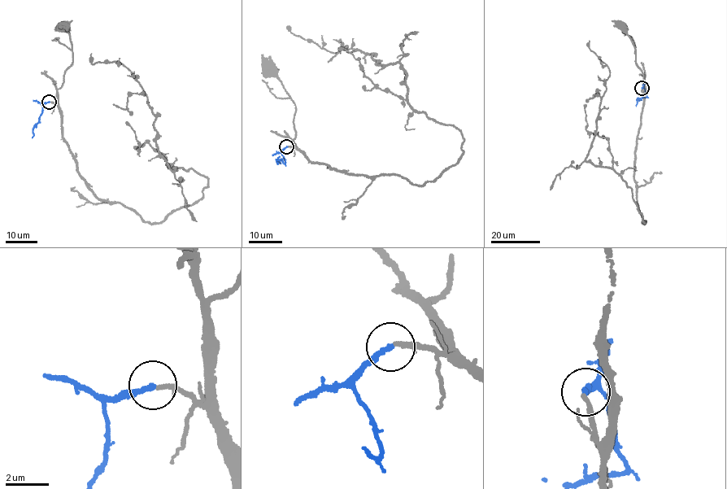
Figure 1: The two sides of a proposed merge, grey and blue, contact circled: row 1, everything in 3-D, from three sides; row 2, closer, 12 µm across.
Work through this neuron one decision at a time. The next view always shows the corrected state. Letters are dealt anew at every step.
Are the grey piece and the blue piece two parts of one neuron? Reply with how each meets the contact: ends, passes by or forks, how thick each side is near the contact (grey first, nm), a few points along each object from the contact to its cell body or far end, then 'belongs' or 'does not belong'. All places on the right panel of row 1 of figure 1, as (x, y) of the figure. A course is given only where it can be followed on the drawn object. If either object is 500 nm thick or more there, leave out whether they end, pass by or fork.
grey ends | blue ends | 200/240 nm | grey via (642, 88), (644, 93), (643, 74), (637, 64), (630, 37), (621, 26) | blue via (642, 88), (646, 97), (637, 100), (636, 106) | belongs

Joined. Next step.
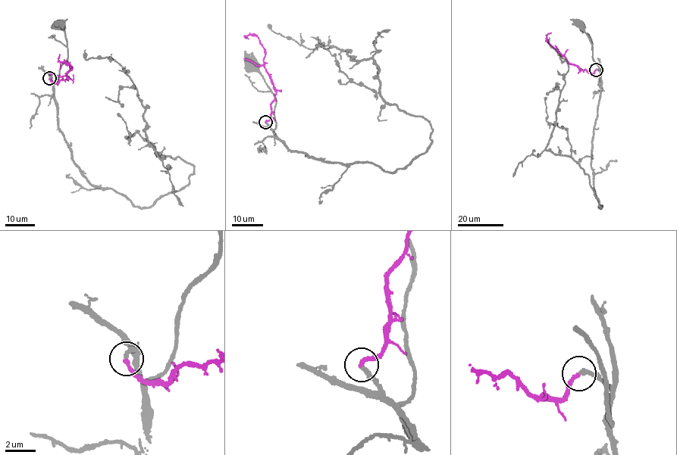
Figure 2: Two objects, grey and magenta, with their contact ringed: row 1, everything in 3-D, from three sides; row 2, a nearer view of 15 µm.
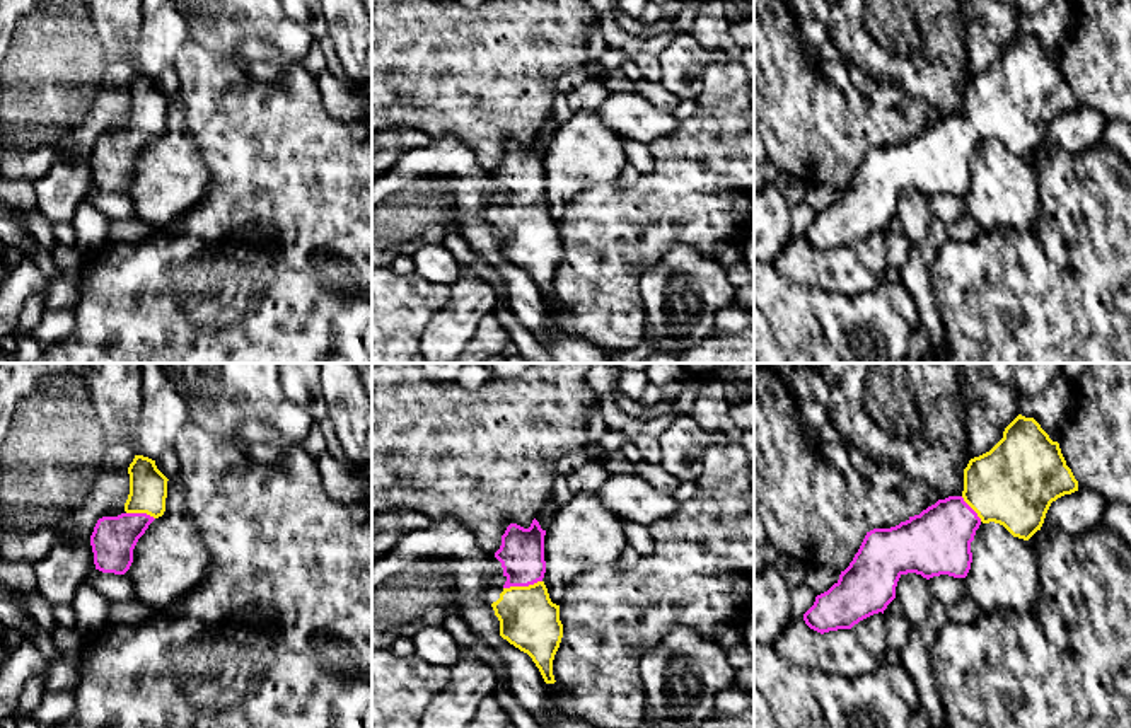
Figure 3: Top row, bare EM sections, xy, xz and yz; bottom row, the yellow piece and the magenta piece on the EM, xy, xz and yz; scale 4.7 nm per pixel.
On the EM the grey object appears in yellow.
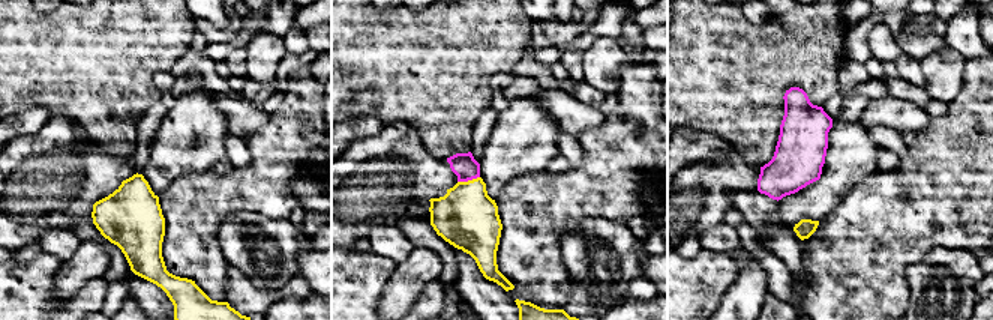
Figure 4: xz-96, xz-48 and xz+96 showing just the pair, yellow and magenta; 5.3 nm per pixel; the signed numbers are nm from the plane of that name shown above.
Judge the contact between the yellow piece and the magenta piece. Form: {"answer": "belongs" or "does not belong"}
{"answer": "belongs"}

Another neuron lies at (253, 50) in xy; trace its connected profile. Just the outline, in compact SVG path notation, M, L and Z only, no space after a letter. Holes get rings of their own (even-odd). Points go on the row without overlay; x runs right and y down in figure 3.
M247 39L239 46L239 51L247 58L247 60L259 60L259 61L275 61L276 53L275 49L258 39Z

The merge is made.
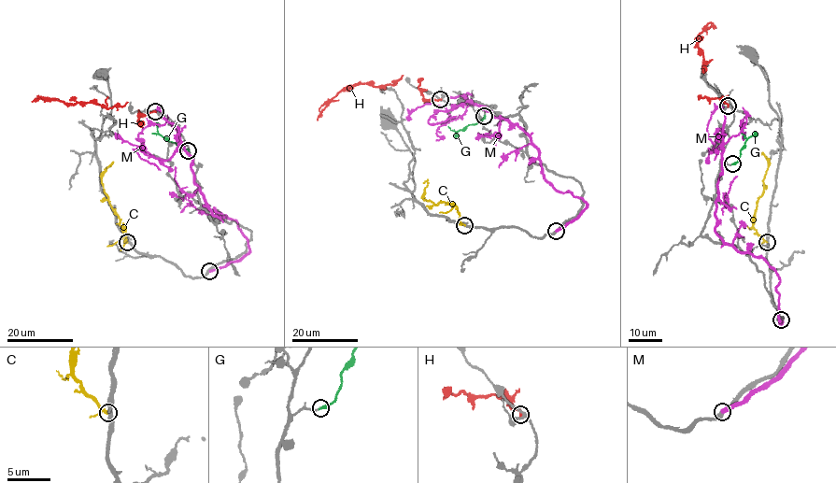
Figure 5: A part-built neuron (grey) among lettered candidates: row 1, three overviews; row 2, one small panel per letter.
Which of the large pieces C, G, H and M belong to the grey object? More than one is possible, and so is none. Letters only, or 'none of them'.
G

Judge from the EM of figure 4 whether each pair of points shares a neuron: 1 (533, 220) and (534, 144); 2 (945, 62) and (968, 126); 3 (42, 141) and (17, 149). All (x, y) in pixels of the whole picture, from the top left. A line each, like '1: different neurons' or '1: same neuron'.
1: different neurons
2: different neurons
3: same neuron

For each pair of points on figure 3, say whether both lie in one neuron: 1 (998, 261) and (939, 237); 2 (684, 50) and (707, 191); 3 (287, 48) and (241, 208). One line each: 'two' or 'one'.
1: two
2: two
3: two

